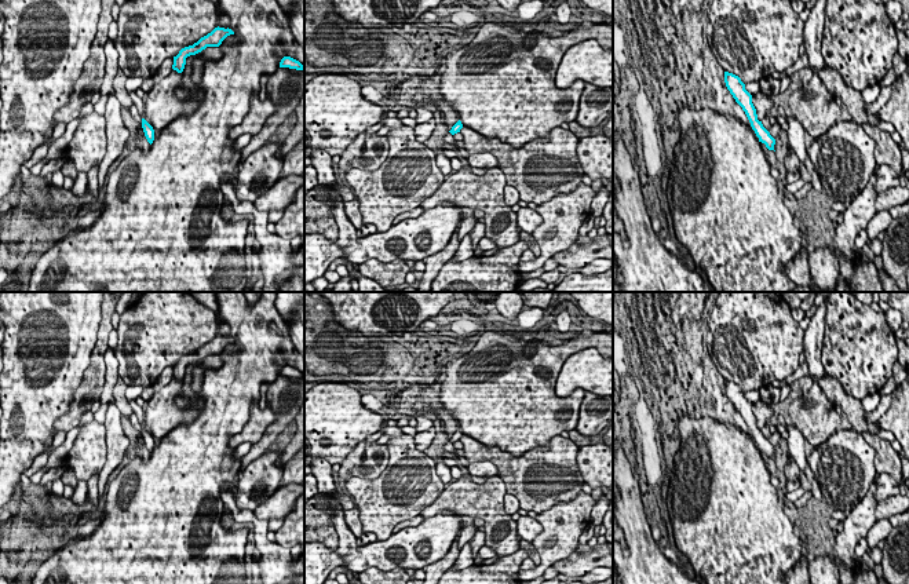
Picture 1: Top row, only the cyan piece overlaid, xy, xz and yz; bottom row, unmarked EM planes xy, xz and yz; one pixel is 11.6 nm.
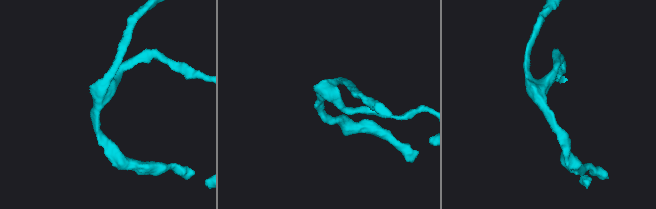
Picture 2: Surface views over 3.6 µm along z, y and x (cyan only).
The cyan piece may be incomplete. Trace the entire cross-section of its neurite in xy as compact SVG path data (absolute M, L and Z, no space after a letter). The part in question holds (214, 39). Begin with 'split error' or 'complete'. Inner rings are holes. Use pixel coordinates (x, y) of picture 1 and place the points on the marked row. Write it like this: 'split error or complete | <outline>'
complete | M215 28L211 33L207 36L201 37L197 43L193 45L185 47L179 51L176 56L174 56L174 65L172 69L176 70L178 73L182 73L186 65L186 58L190 55L196 55L205 50L207 47L219 47L222 41L230 36L234 34L231 29L224 29L224 28Z

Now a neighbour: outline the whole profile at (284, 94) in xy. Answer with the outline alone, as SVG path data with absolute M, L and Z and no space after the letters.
M281 67L269 77L266 95L270 98L275 110L266 118L262 129L253 135L249 143L242 149L241 164L275 134L278 125L295 113L303 94L304 70Z

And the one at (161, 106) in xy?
M172 72L154 84L153 90L147 94L145 102L145 113L152 121L156 131L161 131L178 116L193 113L197 107L197 99L178 99L174 94L180 85L183 72Z

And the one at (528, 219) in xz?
M523 207L516 212L516 225L527 234L532 234L541 223L543 218L536 209Z

